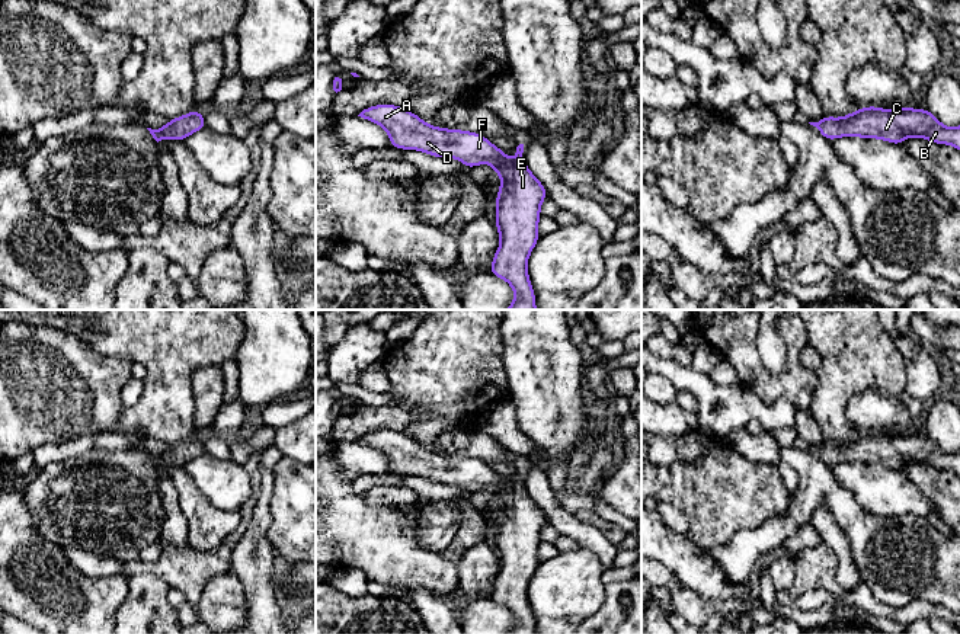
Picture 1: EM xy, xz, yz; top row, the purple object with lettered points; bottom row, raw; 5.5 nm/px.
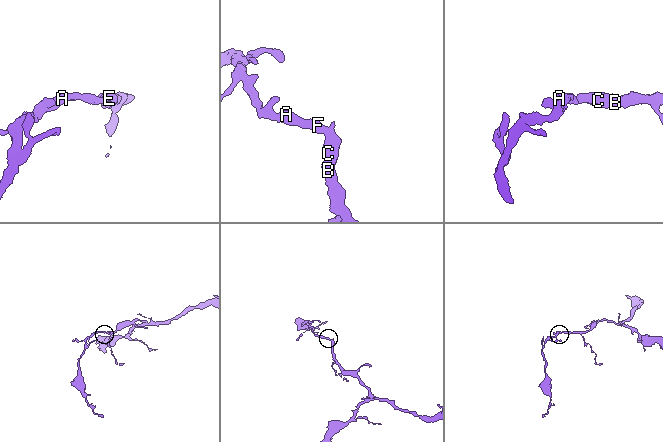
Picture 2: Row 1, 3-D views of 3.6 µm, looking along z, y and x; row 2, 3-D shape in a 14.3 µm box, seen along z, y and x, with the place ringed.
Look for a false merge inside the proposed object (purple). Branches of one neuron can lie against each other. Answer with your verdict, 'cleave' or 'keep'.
keep

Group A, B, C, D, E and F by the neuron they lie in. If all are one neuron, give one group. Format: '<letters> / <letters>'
A B C D E F

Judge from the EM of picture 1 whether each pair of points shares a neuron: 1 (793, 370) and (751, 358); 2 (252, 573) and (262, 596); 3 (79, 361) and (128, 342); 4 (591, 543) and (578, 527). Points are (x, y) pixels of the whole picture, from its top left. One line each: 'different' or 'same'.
1: same
2: same
3: different
4: same

